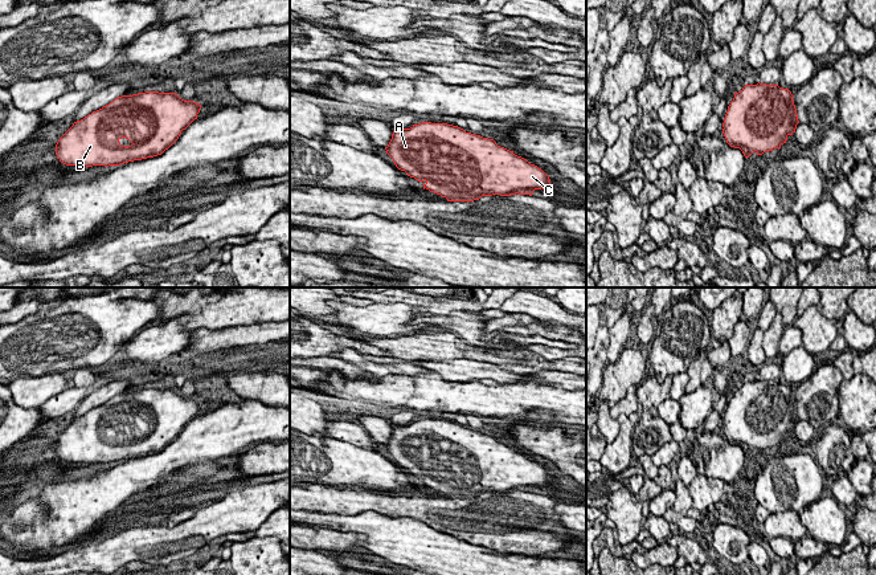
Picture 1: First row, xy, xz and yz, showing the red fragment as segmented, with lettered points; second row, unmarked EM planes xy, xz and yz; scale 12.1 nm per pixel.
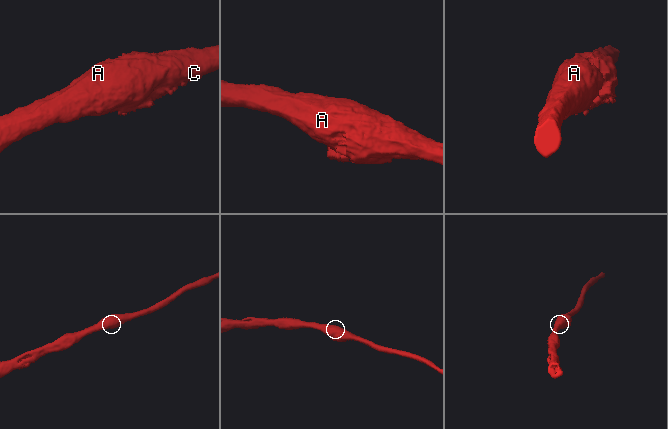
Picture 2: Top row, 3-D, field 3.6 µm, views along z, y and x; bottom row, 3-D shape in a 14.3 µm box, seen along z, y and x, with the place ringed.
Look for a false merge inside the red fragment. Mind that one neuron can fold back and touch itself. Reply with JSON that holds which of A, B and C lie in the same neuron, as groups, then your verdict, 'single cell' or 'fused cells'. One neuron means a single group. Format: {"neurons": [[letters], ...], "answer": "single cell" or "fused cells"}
{"neurons": [["A", "B", "C"]], "answer": "single cell"}

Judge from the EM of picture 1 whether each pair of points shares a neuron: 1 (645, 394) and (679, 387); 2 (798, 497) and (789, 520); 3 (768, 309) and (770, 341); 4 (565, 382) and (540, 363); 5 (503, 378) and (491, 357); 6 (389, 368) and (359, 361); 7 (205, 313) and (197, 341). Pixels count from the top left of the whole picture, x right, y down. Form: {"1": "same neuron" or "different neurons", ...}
{"1": "different neurons", "2": "same neuron", "3": "different neurons", "4": "different neurons", "5": "different neurons", "6": "same neuron", "7": "different neurons"}

